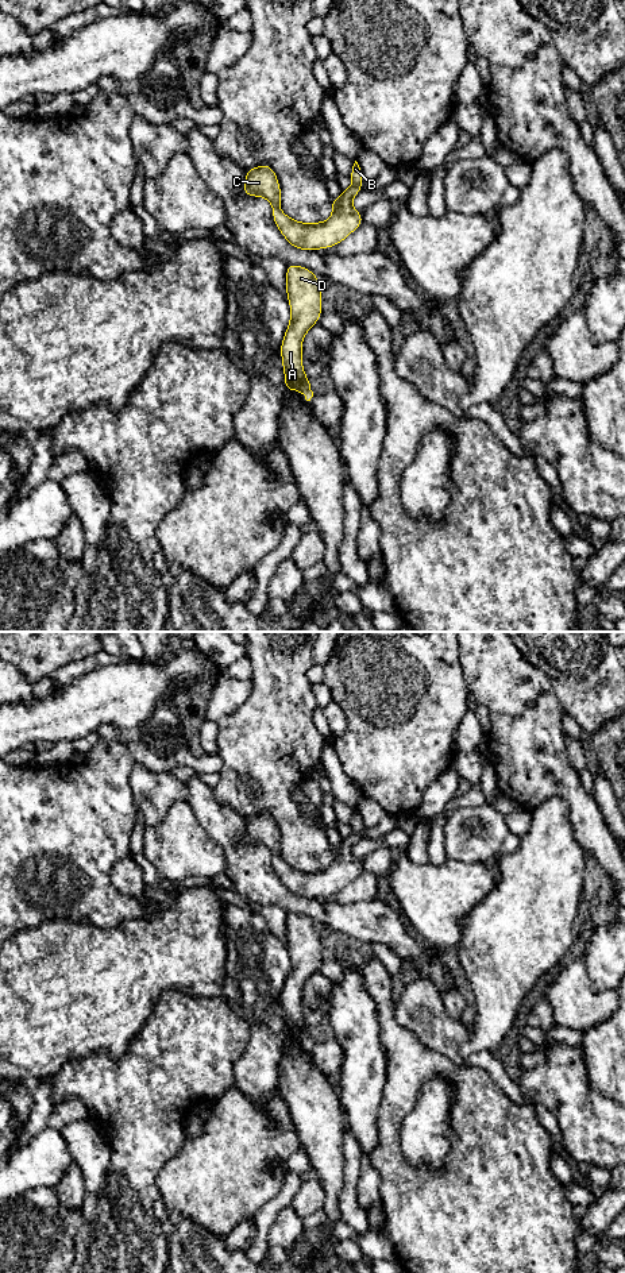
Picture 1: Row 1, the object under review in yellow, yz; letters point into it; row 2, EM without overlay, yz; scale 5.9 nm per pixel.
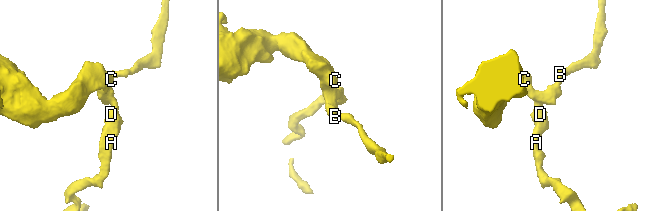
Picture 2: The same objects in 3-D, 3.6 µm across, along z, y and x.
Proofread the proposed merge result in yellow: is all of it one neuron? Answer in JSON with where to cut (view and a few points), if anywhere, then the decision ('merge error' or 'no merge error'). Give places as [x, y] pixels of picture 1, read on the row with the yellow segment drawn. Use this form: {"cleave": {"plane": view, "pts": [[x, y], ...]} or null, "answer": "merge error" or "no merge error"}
{"cleave": null, "answer": "no merge error"}

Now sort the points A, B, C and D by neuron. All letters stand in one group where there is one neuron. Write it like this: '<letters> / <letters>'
A B C D

